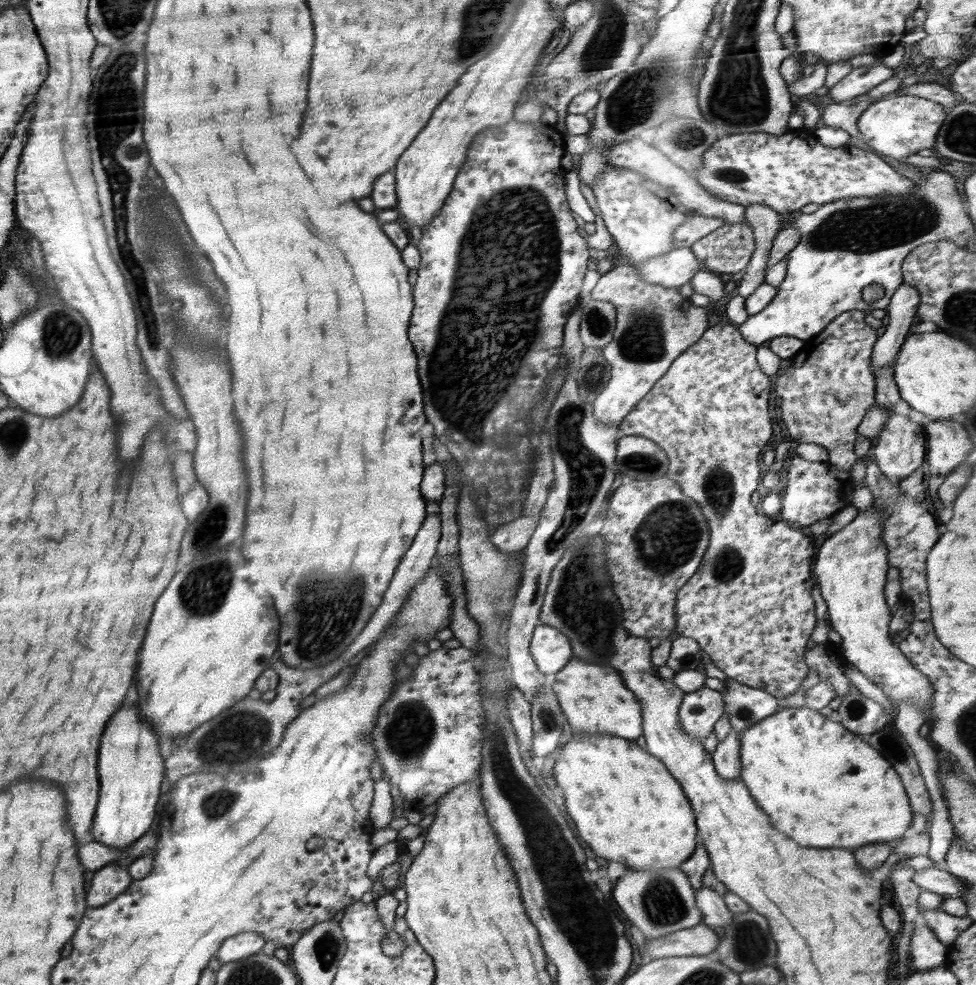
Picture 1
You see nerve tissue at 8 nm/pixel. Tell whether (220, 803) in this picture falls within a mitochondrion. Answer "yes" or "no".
yes

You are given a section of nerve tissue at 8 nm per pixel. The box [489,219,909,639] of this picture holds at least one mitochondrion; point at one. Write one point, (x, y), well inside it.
(586, 468)

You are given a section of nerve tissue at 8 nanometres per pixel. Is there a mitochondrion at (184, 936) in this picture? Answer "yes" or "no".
no

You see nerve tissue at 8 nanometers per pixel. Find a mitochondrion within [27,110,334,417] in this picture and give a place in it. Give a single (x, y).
(61, 333)

